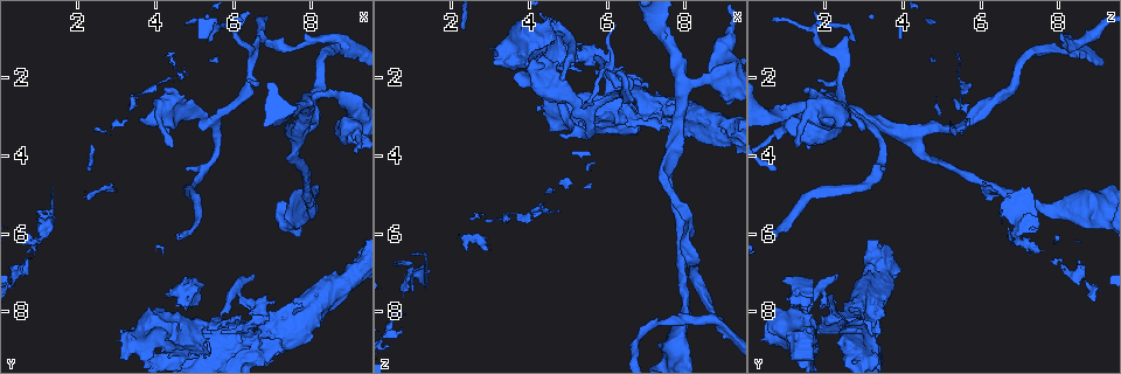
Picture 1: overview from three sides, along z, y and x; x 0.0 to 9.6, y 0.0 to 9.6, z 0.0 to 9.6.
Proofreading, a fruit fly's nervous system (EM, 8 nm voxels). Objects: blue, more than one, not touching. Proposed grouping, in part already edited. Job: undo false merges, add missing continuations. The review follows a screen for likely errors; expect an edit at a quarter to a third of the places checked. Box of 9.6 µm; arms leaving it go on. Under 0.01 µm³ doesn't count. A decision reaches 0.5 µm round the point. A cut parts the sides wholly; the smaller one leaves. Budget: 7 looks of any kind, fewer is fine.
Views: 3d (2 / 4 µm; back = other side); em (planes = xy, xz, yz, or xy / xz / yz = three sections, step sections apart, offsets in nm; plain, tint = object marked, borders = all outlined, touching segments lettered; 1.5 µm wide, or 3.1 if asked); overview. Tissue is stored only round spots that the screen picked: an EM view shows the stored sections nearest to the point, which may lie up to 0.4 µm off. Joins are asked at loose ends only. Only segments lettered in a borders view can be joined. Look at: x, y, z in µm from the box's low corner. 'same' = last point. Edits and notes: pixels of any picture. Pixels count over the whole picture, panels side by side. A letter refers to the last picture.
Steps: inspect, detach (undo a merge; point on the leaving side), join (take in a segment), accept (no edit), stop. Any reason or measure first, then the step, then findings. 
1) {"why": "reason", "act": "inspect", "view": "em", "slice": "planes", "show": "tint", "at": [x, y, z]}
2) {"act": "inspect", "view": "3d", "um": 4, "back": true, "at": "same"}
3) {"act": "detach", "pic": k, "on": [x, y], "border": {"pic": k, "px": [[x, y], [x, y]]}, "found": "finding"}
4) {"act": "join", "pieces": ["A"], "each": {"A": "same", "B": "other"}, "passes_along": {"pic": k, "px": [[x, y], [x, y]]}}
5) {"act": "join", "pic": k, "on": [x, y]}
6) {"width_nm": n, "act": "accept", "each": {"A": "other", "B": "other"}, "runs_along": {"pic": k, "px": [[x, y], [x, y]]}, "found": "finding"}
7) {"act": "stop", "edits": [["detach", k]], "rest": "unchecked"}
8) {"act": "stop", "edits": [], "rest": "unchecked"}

{"why": "branch stops here", "act": "inspect", "view": "3d", "um": 2, "at": [6.40, 2.05, 1.80]}

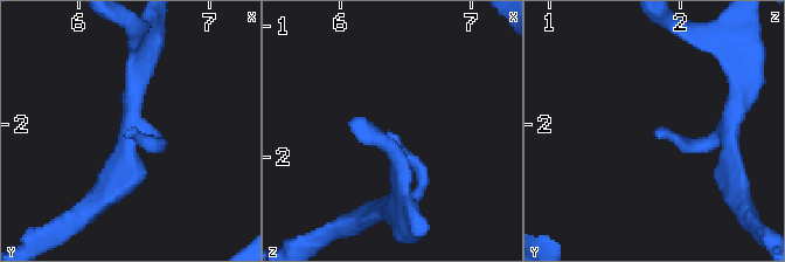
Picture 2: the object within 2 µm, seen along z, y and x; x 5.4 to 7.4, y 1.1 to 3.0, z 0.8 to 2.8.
{"why": "now the EM", "act": "inspect", "view": "em", "slice": "planes", "show": "borders", "at": [6.36, 2.02, 1.80]}

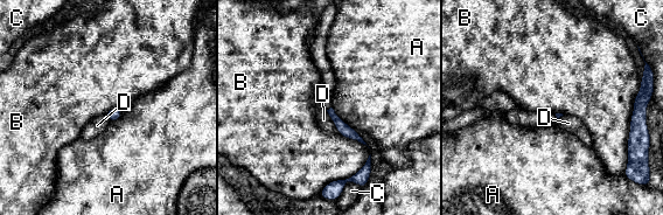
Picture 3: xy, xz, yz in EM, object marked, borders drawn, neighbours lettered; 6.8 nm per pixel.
{"act": "accept", "each": {"A": "other", "B": "other", "C": "other", "D": "other"}, "runs_along": {"pic": 3, "px": [[332, 112], [357, 138]]}, "found": "none of them fits"}

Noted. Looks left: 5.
{"why": "thick turns thin", "act": "inspect", "view": "em", "slice": "xz", "step": 8, "show": "tint", "at": [7.35, 3.00, 0.60]}

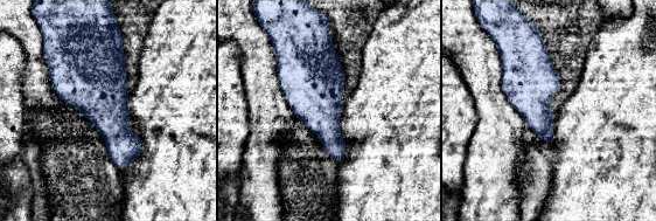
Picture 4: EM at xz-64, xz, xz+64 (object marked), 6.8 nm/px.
{"act": "inspect", "view": "em", "slice": "planes", "show": "tint", "at": "same"}

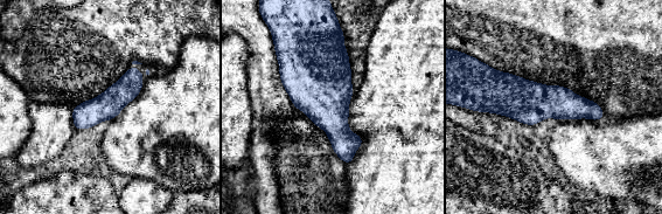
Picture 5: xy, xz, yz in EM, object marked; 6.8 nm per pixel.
{"act": "inspect", "view": "em", "slice": "planes", "show": "borders", "at": "same"}

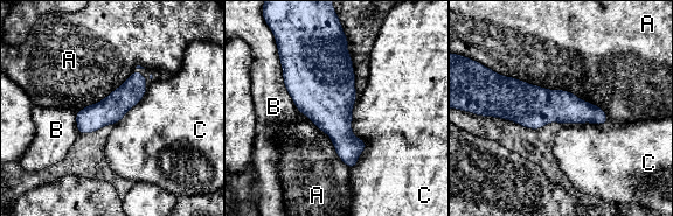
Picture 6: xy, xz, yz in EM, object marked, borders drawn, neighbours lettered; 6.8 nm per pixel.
{"longest_contact_nm": ["A", 1000], "act": "accept", "each": {"A": "other", "B": "other", "C": "other"}, "border": {"pic": 6, "px": [[358, 96], [366, 148], [349, 168]]}, "found": "all the same cell"}

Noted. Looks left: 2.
{"why": "sudden change in width", "act": "inspect", "view": "3d", "um": 4, "at": [9.15, 3.25, 1.05]}

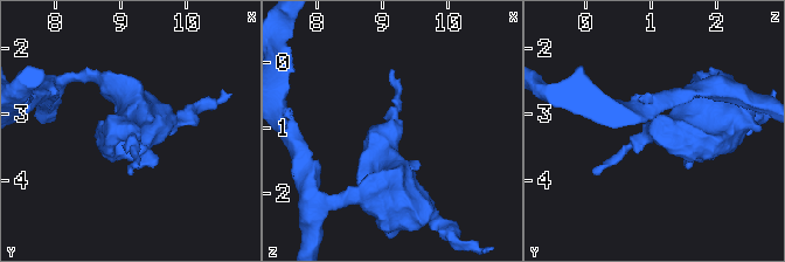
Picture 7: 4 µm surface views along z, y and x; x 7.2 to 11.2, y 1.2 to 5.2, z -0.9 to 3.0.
{"act": "inspect", "view": "em", "slice": "planes", "show": "borders", "at": [9.15, 3.30, 1.00]}

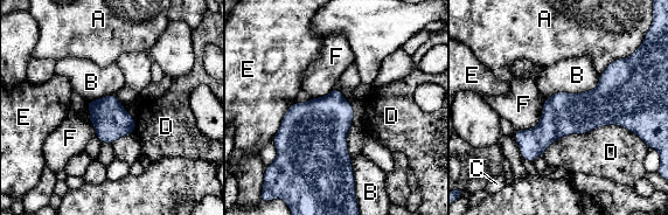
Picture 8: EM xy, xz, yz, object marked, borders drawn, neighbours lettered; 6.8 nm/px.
{"act": "accept", "each": {"A": "other", "B": "other", "C": "other", "D": "other", "E": "other", "F": "other"}, "border": {"pic": 8, "px": [[640, 138], [603, 125], [543, 153]]}, "found": "one cell here"}

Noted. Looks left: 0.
{"act": "stop", "edits": [], "rest": "unchecked"}

